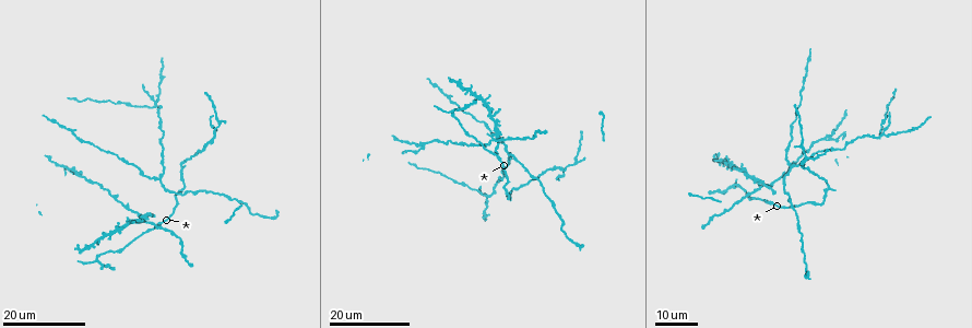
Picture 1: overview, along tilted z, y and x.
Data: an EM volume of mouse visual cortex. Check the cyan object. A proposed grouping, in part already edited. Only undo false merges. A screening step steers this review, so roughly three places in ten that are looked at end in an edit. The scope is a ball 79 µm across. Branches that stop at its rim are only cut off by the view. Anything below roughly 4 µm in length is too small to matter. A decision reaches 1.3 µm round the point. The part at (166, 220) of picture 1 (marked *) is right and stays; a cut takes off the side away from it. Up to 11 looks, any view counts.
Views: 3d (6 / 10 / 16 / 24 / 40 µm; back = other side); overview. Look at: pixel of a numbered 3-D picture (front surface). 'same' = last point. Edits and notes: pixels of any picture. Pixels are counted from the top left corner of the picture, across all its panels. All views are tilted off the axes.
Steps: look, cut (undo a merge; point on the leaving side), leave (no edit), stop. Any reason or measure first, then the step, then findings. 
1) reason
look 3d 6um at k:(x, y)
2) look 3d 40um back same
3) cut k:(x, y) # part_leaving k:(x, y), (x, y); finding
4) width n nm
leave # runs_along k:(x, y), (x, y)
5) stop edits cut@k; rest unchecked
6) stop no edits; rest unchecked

arms part here
look 3d 24um at 1:(493, 137)

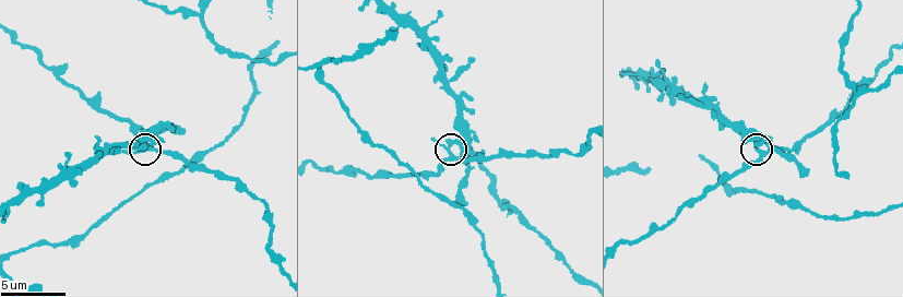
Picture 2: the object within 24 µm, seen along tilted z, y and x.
look 3d 6um at 2:(453, 157)

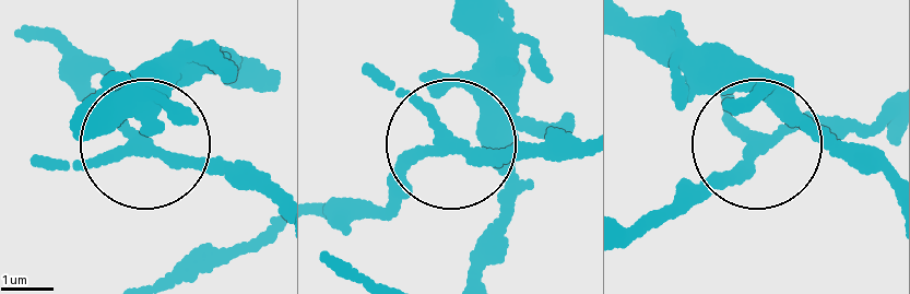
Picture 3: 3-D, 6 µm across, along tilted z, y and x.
side_arm 48 um; arms 3
leave # all the same neuron

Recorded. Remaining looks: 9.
arms run side by side
look 3d 24um at 1:(835, 150)

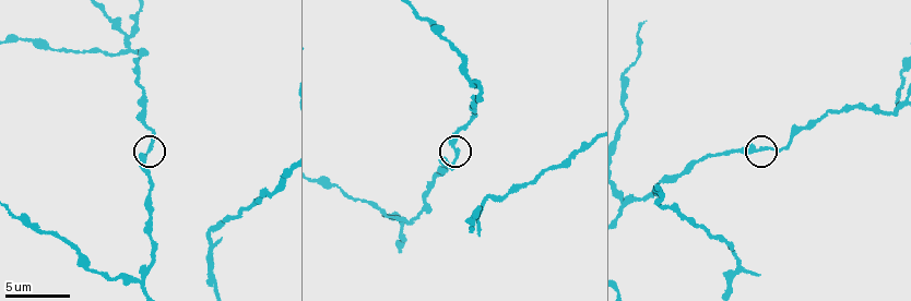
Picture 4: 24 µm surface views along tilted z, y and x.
closer look
look 3d 6um at 4:(454, 146)

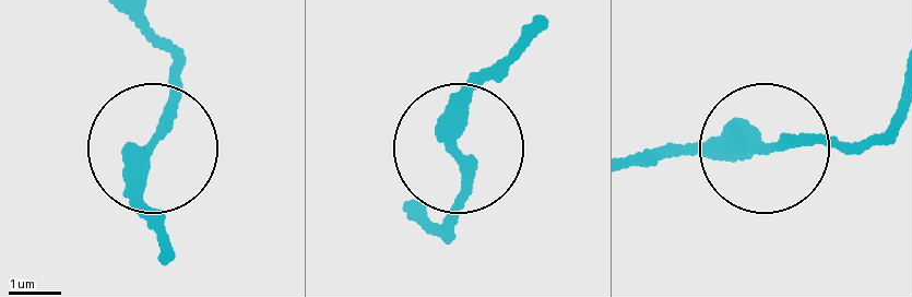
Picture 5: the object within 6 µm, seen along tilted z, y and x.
leave # runs_along 5:(165, 249), (144, 181), (188, 68); all the same neuron

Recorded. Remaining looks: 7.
three-way junction
look 3d 24um at 1:(809, 156)

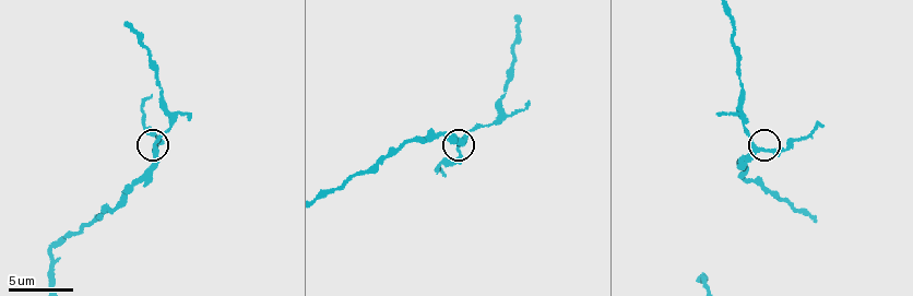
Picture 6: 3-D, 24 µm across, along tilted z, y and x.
look 3d 6um at 6:(758, 148)

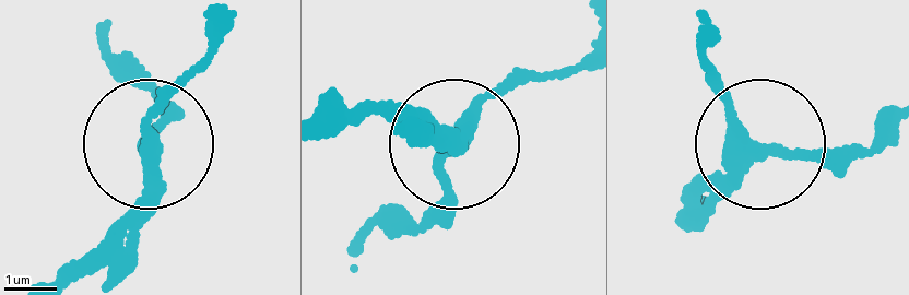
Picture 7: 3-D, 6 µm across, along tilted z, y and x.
leave # all the same neuron

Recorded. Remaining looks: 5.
a fork
look 3d 10um at 4:(625, 203)

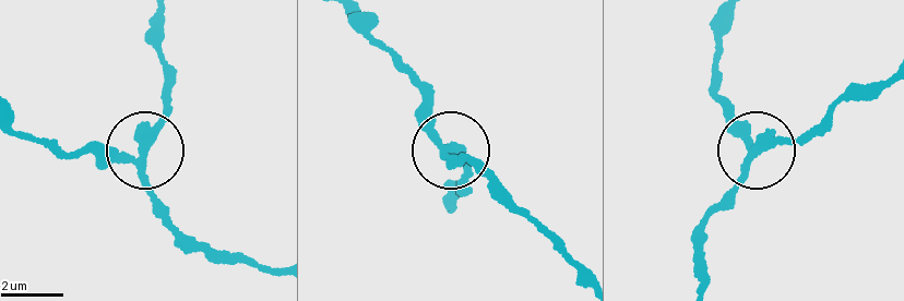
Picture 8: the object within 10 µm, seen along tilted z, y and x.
arms 3
leave # one neuron here

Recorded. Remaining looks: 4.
three-way junction
look 3d 10um at 6:(49, 271)

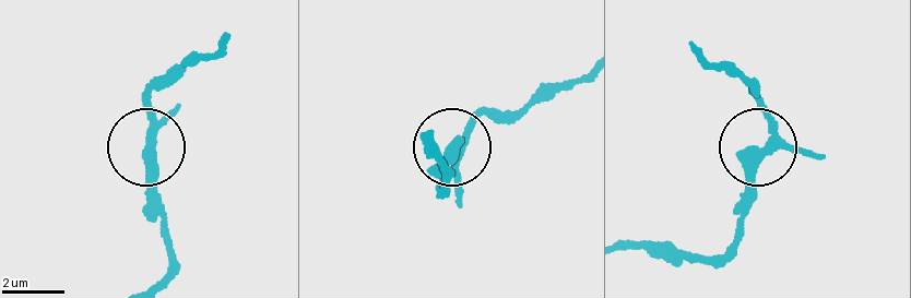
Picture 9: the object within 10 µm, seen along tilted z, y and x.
width 290 nm
leave # runs_along 9:(158, 278), (168, 263), (149, 143), (153, 80); continuous, no second neuron

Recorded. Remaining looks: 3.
four-way junction
look 3d 16um at 4:(125, 46)

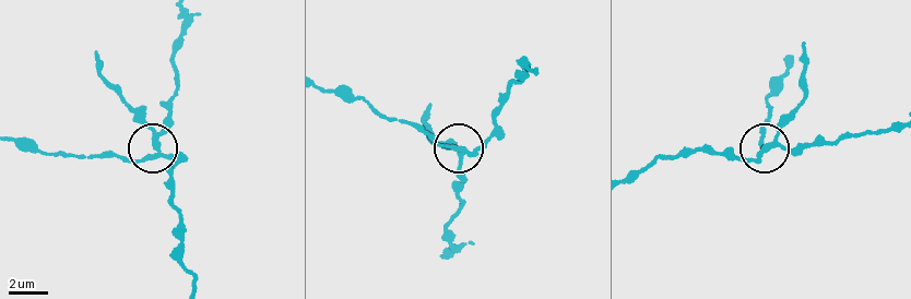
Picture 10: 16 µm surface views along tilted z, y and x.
cut 10:(129, 162) # part_leaving 10:(154, 155), (79, 157), (21, 146); two neurons meet here

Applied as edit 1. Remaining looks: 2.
stop edits cut@10; rest unchecked

